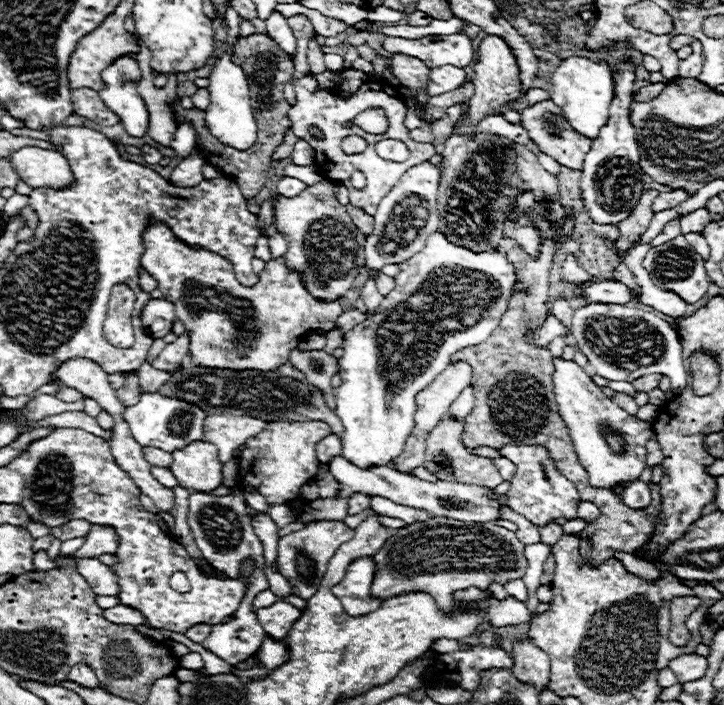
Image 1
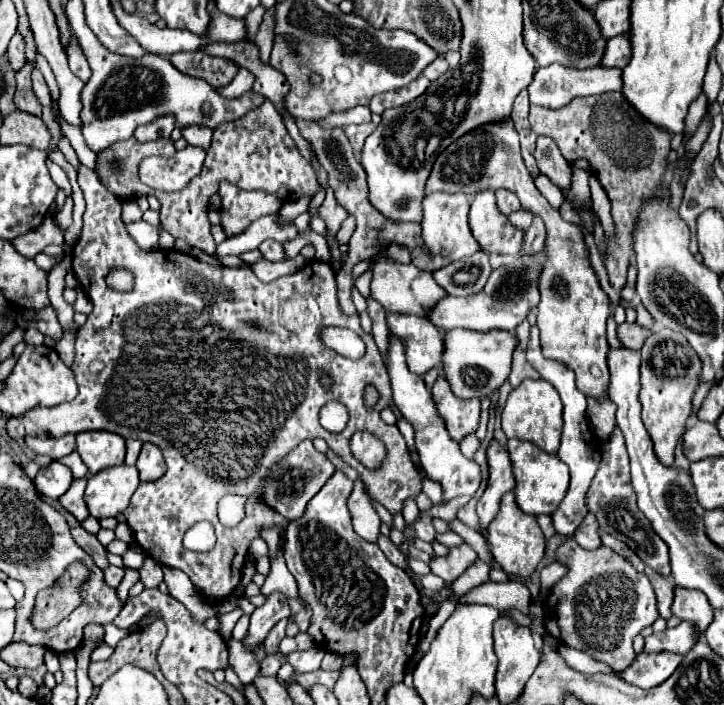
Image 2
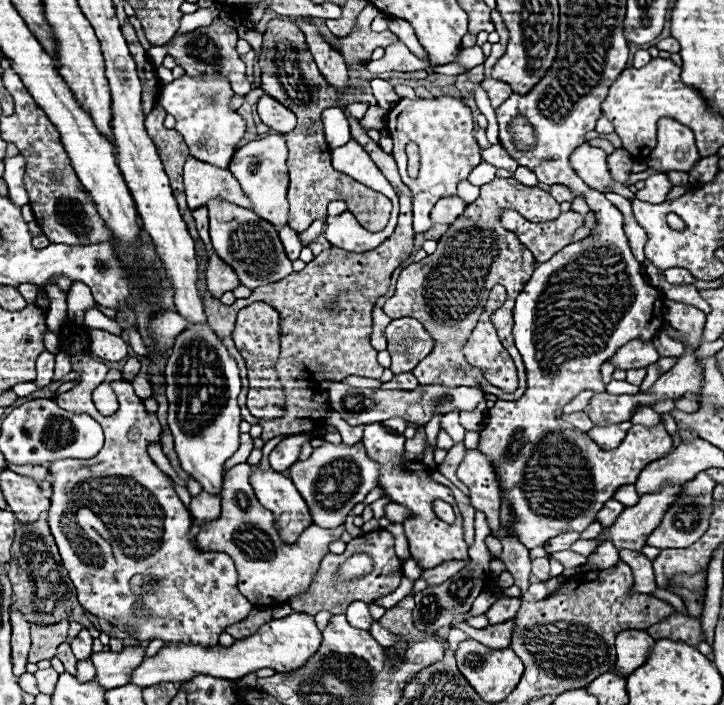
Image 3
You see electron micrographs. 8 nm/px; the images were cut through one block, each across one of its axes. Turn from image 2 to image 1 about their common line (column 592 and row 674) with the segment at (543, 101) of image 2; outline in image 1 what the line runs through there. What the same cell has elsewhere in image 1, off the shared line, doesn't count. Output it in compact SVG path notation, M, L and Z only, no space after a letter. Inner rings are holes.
M76 664L76 666L72 666L70 672L68 672L68 680L76 682L80 686L88 686L88 688L100 686L98 680L96 680L96 674L92 672L92 668L88 664Z

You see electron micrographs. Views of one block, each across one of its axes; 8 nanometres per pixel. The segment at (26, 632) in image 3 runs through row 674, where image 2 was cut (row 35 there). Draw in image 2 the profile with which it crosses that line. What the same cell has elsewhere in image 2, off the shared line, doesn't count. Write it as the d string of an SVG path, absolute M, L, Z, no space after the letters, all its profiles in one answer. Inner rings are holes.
M16 32L10 40L10 46L8 46L8 60L10 60L10 66L14 68L14 72L18 72L24 64L26 64L26 56L24 56L24 40L20 36L20 32Z

